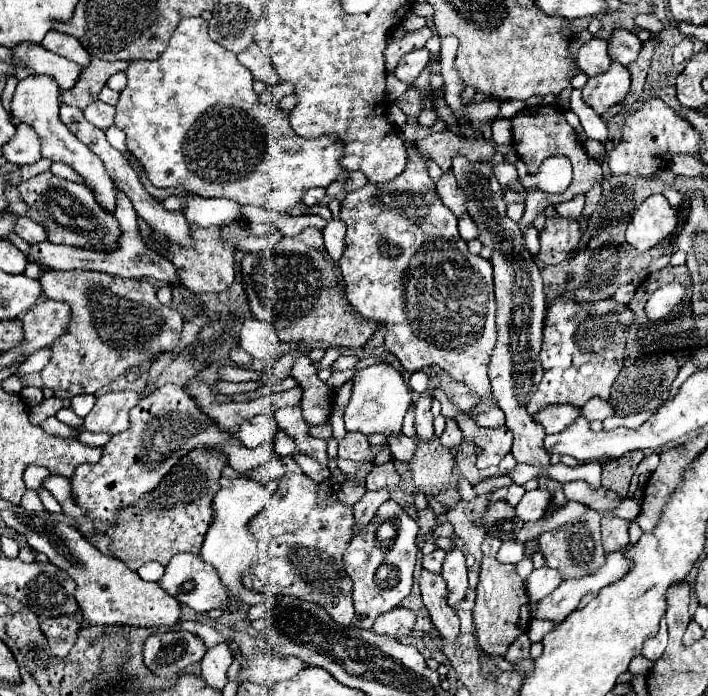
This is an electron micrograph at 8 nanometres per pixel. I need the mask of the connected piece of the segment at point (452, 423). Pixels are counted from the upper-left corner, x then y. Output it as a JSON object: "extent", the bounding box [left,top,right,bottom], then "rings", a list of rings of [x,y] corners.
{"extent":[440,418,464,448],"rings":[[[448,418],[448,420],[446,420],[446,430],[444,430],[444,434],[440,436],[440,442],[442,442],[442,446],[446,446],[446,448],[452,448],[452,446],[458,446],[458,444],[462,444],[462,440],[464,440],[464,436],[462,436],[462,430],[458,428],[456,420]]]}

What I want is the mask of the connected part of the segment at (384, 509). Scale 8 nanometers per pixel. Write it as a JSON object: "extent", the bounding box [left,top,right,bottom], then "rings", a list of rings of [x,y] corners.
{"extent":[344,500,418,628],"rings":[[[394,500],[382,504],[366,528],[362,528],[348,548],[344,550],[344,568],[354,582],[354,606],[356,606],[356,626],[372,628],[374,620],[398,606],[412,588],[412,572],[416,564],[416,536],[418,524],[398,506]]]}

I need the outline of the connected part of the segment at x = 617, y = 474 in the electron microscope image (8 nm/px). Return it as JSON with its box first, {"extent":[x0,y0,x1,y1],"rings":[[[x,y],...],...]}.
{"extent":[602,452,644,498],"rings":[[[634,452],[634,454],[626,454],[622,458],[606,462],[602,466],[602,486],[614,490],[620,498],[624,498],[630,486],[630,478],[636,466],[642,462],[642,458],[644,458],[642,452]]]}

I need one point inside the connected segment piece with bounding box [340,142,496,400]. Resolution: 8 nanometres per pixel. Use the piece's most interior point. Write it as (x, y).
(405, 266)

